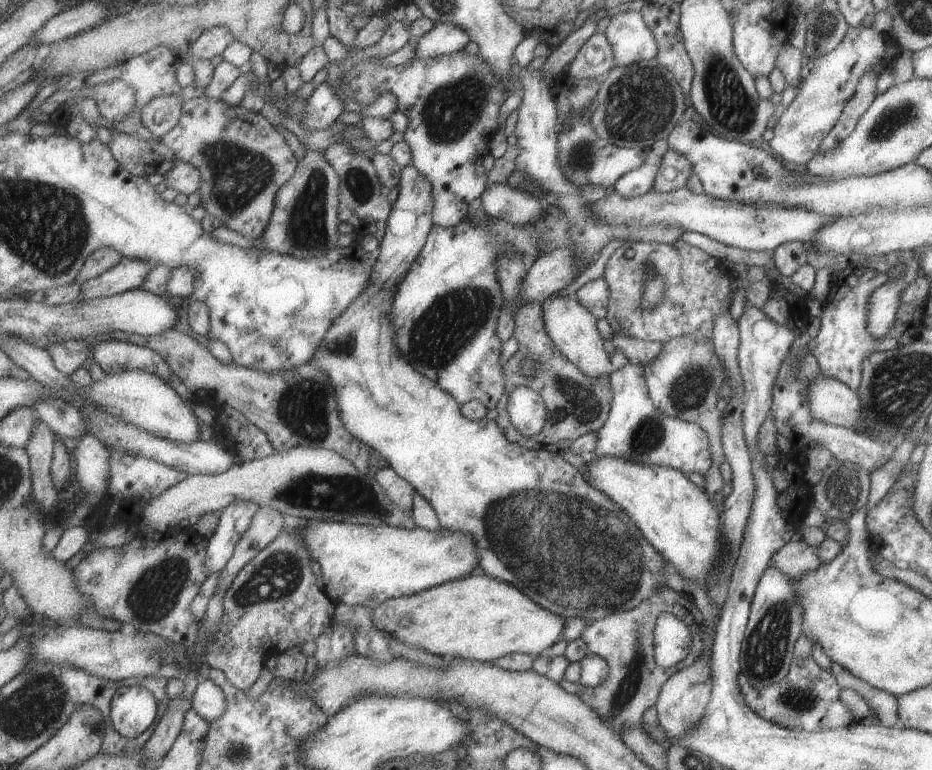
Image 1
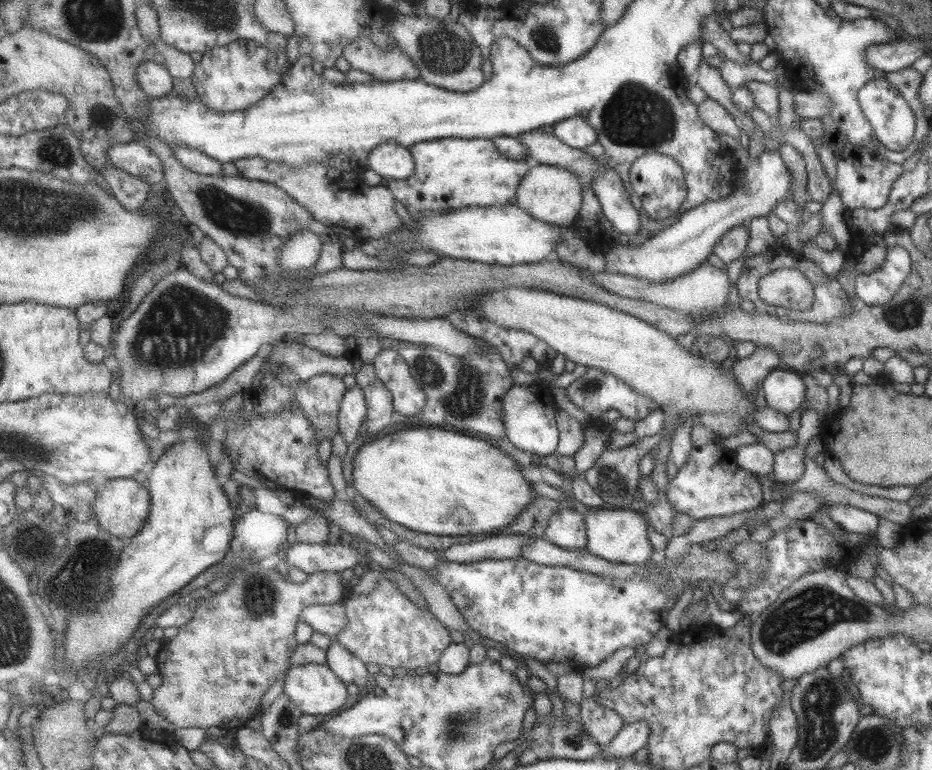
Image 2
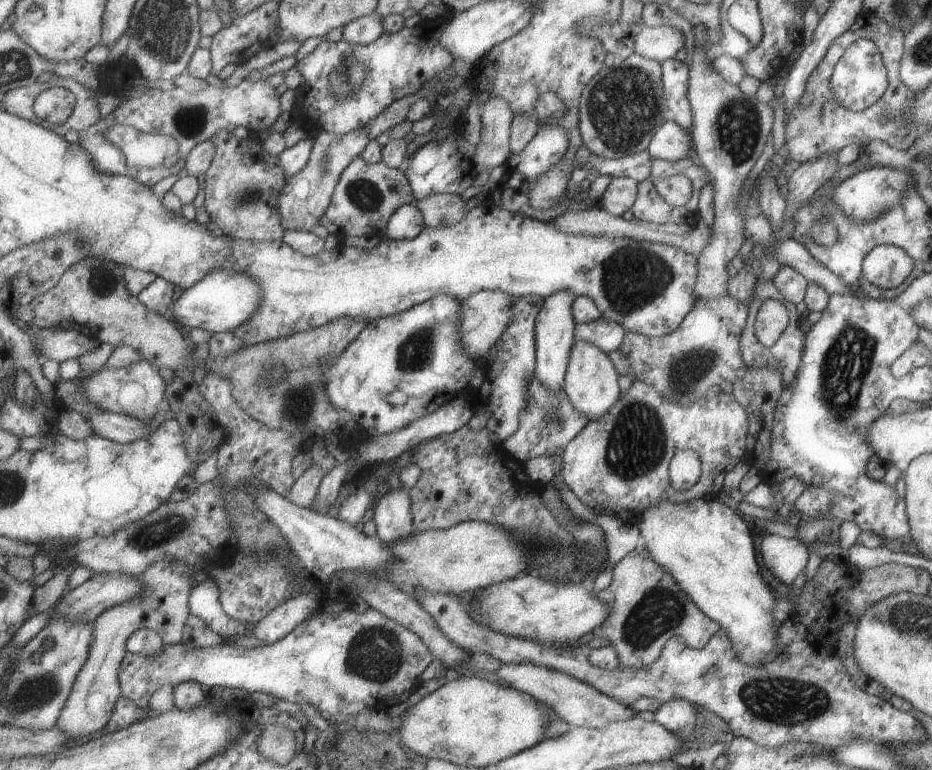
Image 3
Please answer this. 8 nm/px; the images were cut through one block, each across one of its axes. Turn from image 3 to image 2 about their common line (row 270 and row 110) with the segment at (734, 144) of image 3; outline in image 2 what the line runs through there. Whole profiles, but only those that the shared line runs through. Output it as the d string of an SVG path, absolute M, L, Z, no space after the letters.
M707 97L696 105L696 111L699 118L705 126L708 126L717 134L726 134L736 140L739 139L739 128L735 124L733 117L715 100Z

